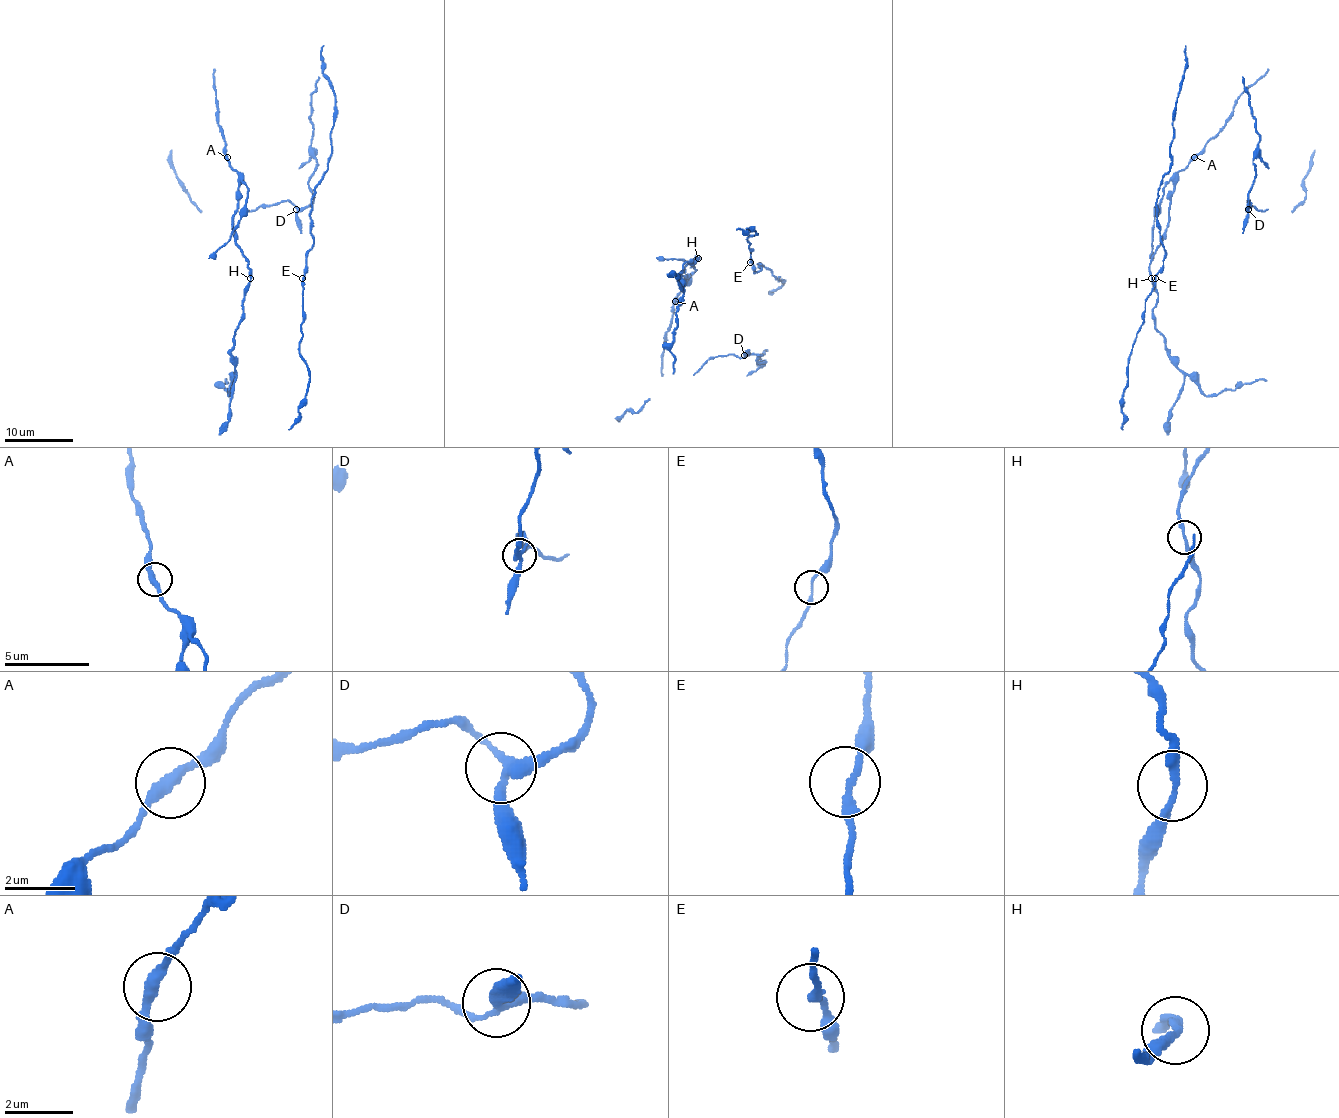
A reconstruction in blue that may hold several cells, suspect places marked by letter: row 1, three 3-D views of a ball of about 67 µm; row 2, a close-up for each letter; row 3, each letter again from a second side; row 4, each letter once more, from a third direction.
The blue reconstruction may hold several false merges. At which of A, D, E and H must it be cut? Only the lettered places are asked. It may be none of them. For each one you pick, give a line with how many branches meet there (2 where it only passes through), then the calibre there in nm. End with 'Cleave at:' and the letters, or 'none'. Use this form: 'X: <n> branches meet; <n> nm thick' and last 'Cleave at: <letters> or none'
Cleave at: none

